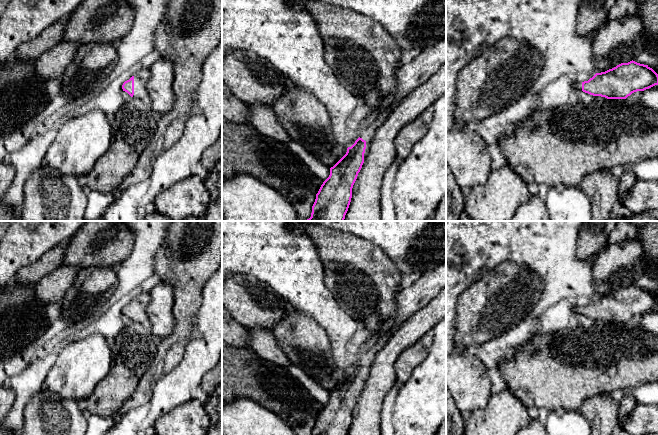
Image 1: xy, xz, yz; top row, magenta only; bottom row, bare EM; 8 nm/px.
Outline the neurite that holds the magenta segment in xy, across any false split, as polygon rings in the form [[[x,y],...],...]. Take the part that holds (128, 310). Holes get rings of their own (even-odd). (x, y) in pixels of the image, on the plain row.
[[[141,293],[136,296],[129,304],[123,307],[122,313],[131,321],[138,322],[142,325],[148,325],[149,318],[146,310],[150,301],[151,296],[149,293]]]

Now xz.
[[[446,263],[427,271],[411,286],[397,294],[396,315],[387,320],[378,331],[371,333],[370,338],[360,347],[358,351],[360,361],[330,392],[329,401],[316,418],[312,435],[348,435],[352,412],[364,387],[366,366],[375,359],[391,333],[445,287]]]

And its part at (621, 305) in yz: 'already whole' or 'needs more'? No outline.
needs more

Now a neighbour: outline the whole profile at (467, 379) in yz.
[[[470,350],[446,355],[446,388],[460,412],[486,407],[492,395],[488,370]]]

